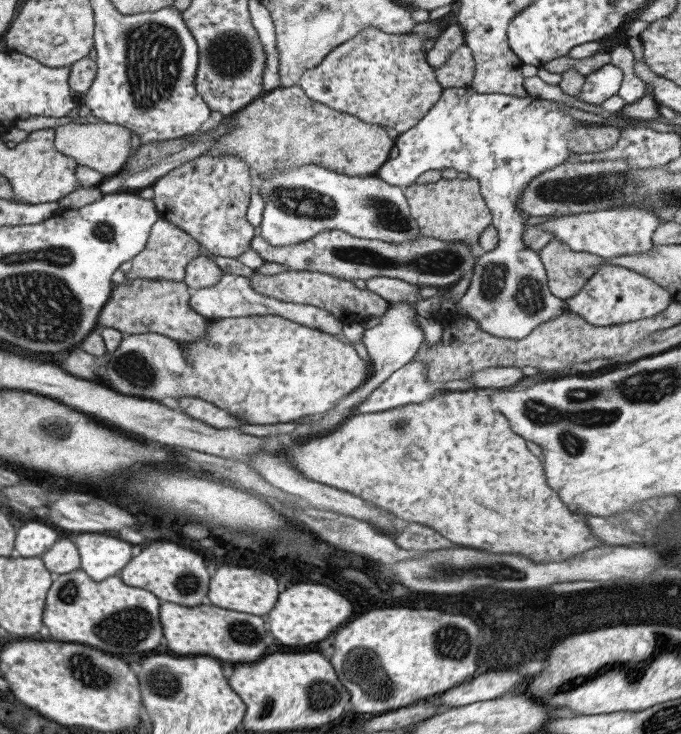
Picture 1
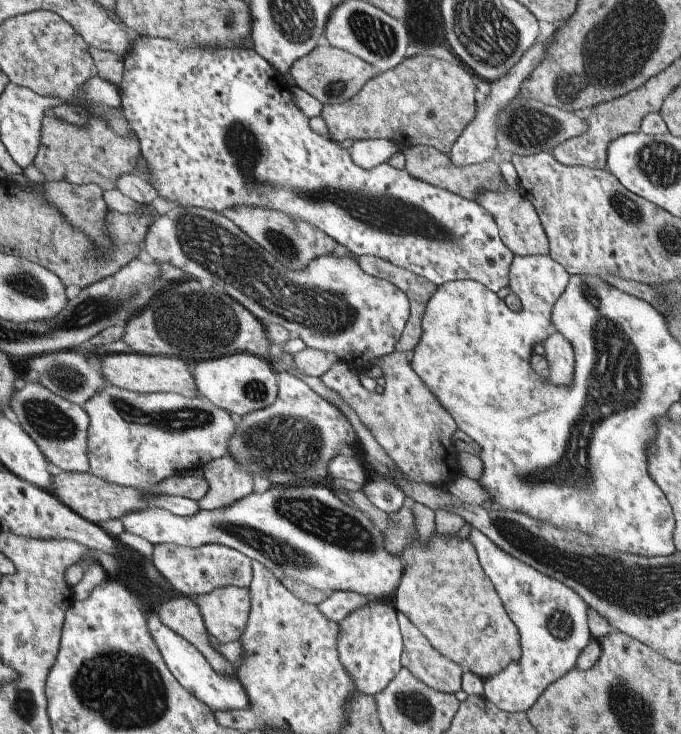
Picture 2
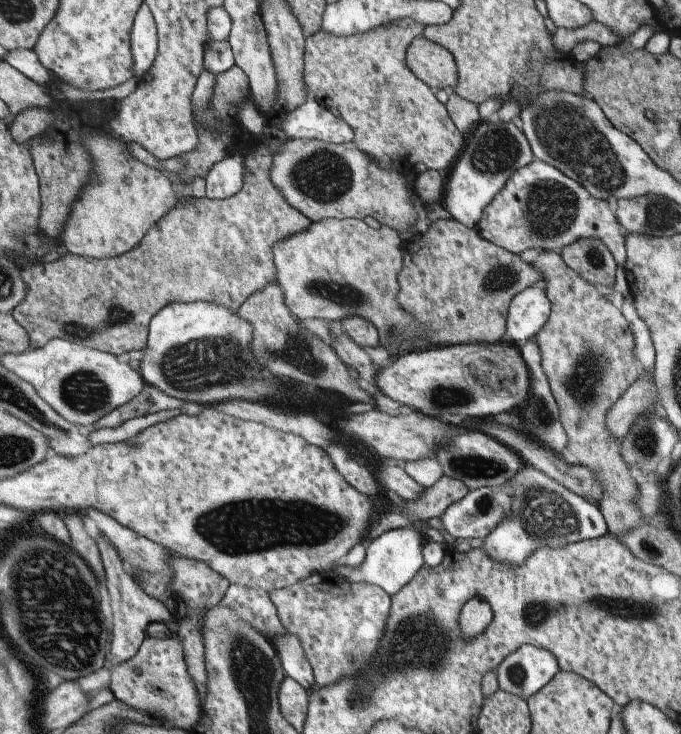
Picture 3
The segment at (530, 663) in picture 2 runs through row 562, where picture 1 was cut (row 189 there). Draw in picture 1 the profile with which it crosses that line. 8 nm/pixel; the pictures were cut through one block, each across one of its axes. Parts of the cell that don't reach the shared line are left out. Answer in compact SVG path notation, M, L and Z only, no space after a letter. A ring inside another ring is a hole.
M469 86L465 88L445 88L442 90L440 97L435 101L435 104L417 121L415 126L412 126L409 130L405 132L398 133L396 139L394 140L395 148L397 148L397 156L393 159L387 159L375 172L375 175L379 177L383 182L395 185L398 187L406 187L412 185L415 182L415 178L419 174L423 174L425 170L443 170L443 168L454 168L457 172L465 172L468 174L469 178L474 178L478 180L479 190L486 207L492 216L492 225L496 228L498 234L498 243L495 245L493 250L487 252L480 252L474 262L473 268L471 268L470 283L468 290L459 301L456 303L456 310L458 314L464 316L468 320L473 320L477 324L477 328L486 333L492 334L494 337L510 338L510 339L520 339L527 336L535 326L543 324L543 322L551 322L553 318L557 318L559 314L563 313L563 308L565 308L565 302L553 296L549 293L547 286L547 277L545 269L543 268L542 262L540 261L538 252L531 250L525 246L523 242L523 228L526 228L525 220L529 218L521 209L516 207L516 202L518 202L518 196L522 193L522 190L526 187L526 184L533 180L538 174L557 166L560 163L569 162L568 158L572 155L572 152L568 149L568 134L584 125L591 125L588 117L585 117L581 113L578 116L571 116L564 113L560 108L564 108L564 103L560 101L550 101L544 99L536 99L535 97L530 97L525 95L523 97L504 95L504 94L477 94Z

